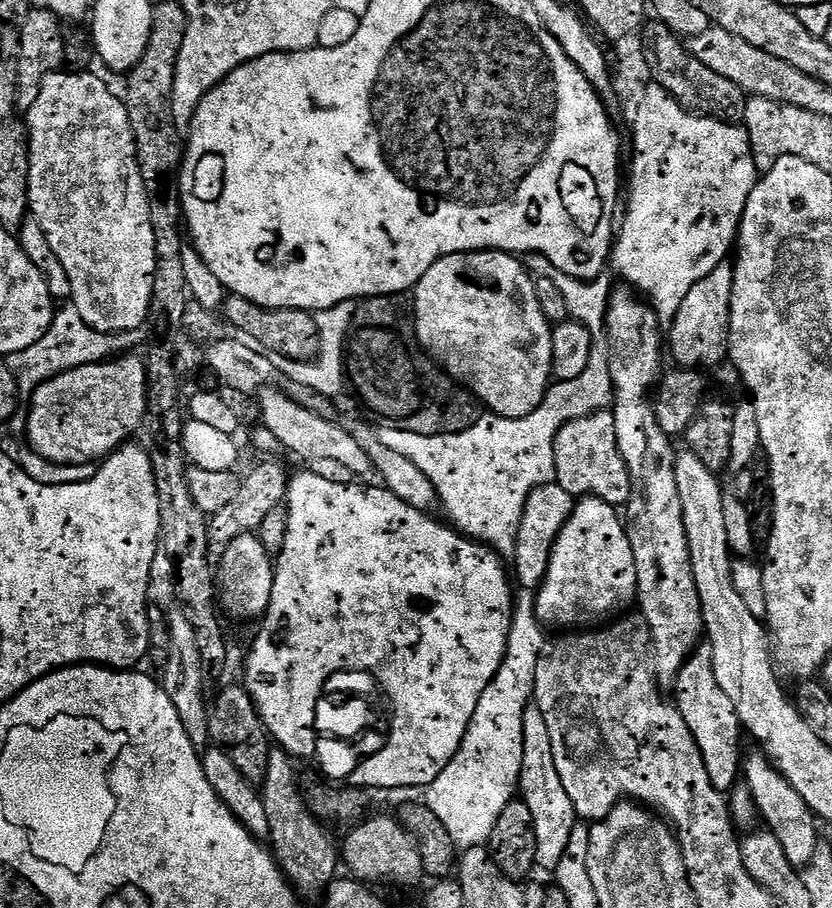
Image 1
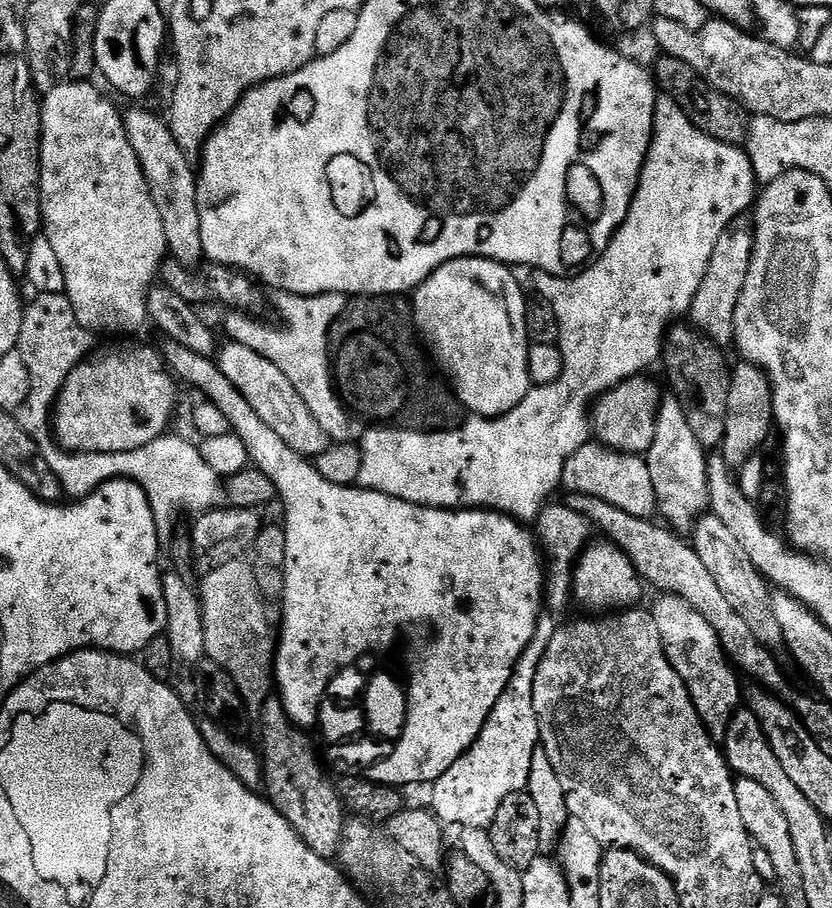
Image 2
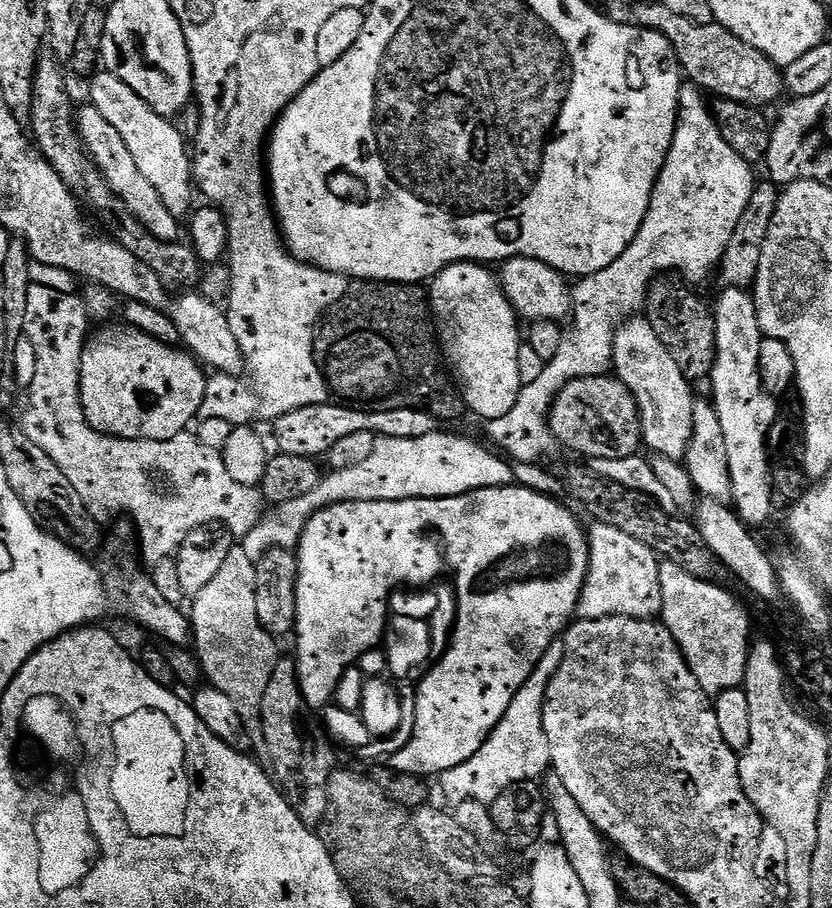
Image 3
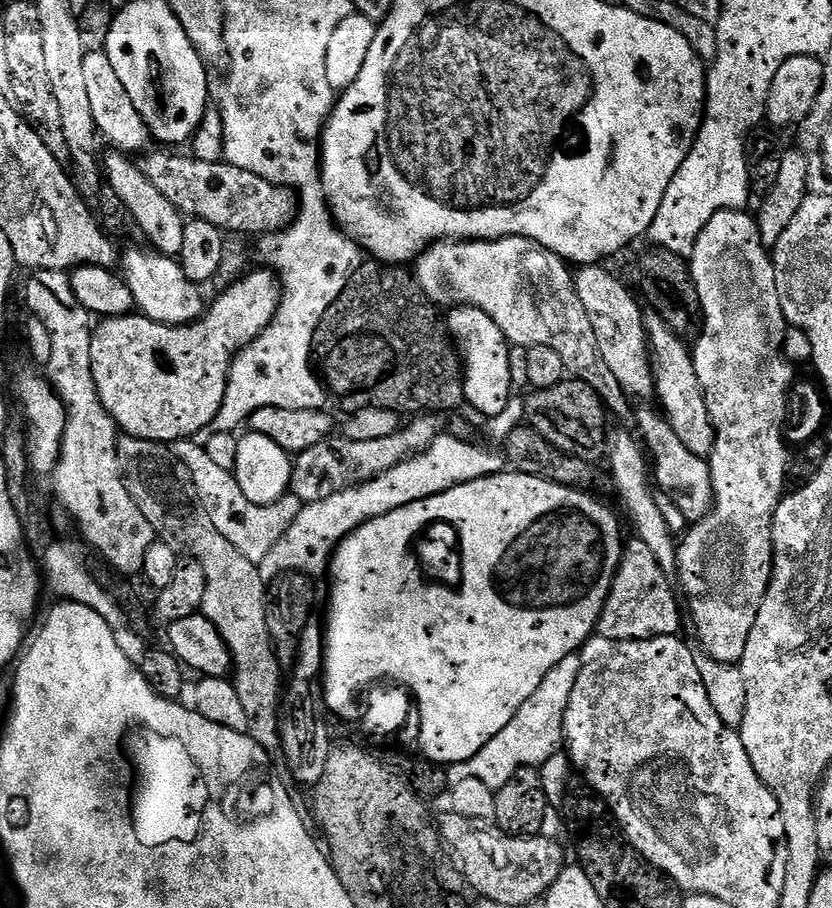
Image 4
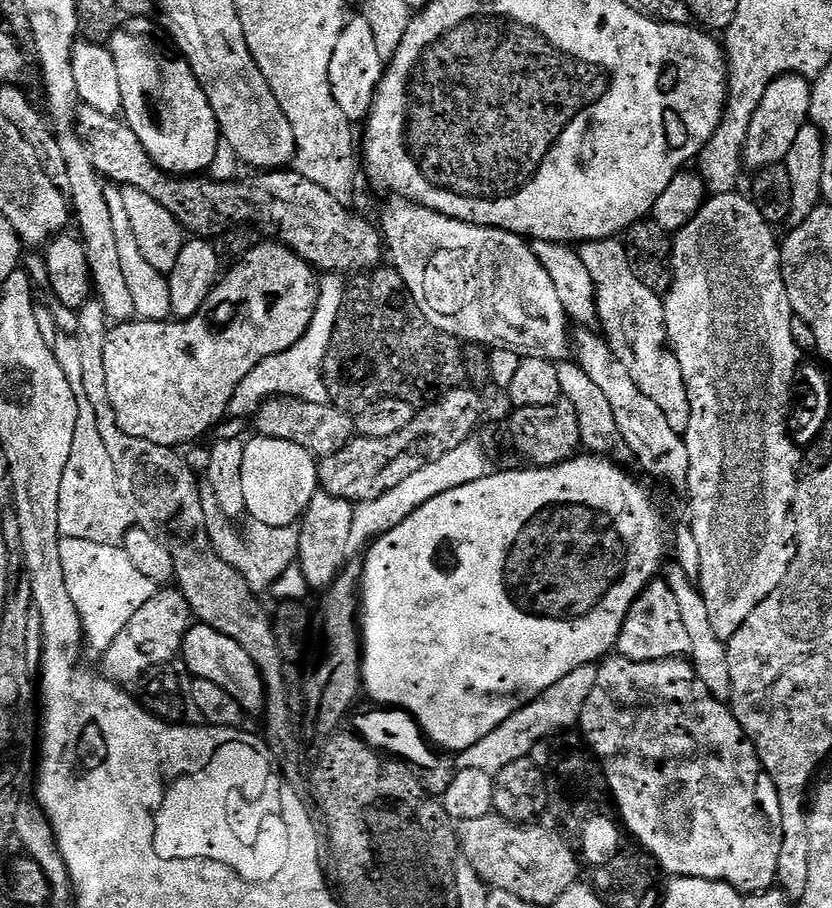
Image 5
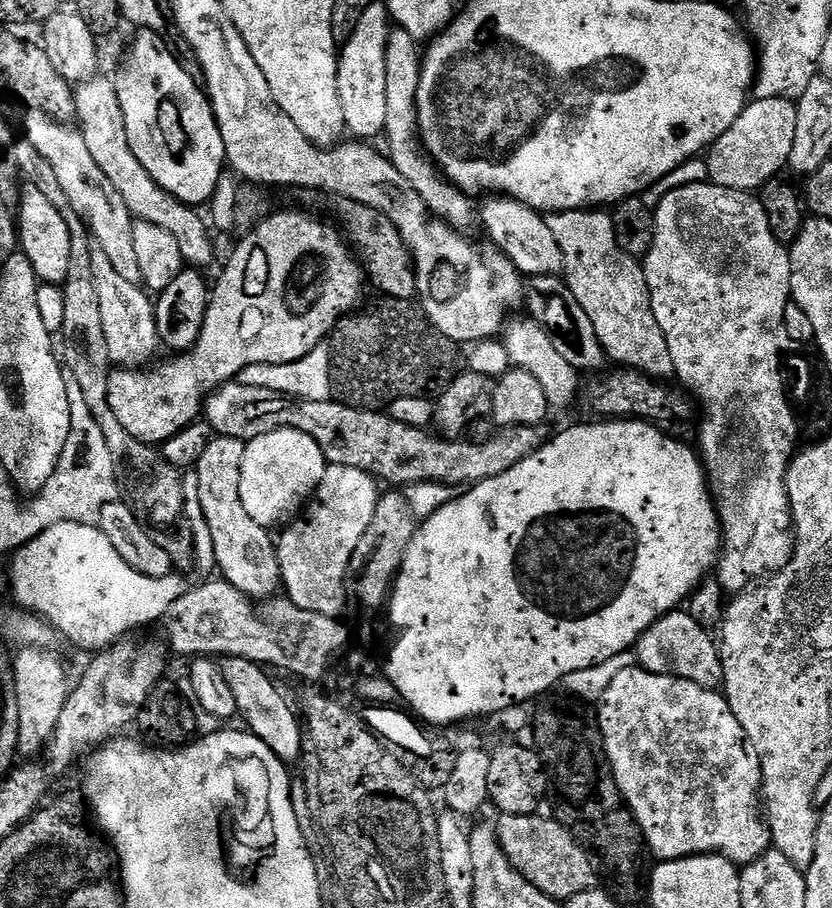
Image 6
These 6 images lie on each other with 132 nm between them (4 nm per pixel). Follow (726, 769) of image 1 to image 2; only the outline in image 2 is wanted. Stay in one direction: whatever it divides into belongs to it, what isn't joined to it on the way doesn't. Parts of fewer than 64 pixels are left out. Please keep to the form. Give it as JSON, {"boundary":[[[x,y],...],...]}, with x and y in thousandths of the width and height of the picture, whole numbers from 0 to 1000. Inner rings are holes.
{"boundary":[[[793,654],[788,657],[788,666],[782,666],[781,673],[791,685],[791,694],[796,698],[798,715],[805,729],[822,749],[846,798],[857,807],[869,807],[881,783],[888,781],[892,775],[886,737],[870,717],[858,689],[834,667],[815,656]]]}

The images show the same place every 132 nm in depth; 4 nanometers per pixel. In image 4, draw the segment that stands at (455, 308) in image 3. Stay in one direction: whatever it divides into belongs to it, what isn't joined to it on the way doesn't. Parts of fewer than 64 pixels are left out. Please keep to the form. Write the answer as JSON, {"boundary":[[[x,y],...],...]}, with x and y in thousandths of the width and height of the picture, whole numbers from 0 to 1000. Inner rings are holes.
{"boundary":[[[571,339],[561,344],[548,344],[543,348],[543,373],[550,384],[558,411],[558,439],[561,448],[578,454],[582,460],[590,460],[603,454],[611,441],[618,436],[613,416],[612,378],[599,359],[579,341]]]}

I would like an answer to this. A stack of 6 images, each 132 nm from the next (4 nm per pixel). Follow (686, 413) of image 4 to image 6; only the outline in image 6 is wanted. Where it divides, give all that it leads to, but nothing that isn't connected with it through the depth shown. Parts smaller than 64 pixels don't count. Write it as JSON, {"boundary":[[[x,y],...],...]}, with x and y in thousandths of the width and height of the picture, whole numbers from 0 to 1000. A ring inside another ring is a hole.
{"boundary":[[[726,231],[671,233],[660,237],[656,246],[678,285],[675,307],[681,313],[685,324],[695,328],[695,337],[700,337],[709,355],[714,355],[714,368],[719,368],[719,377],[726,382],[727,393],[732,398],[742,396],[742,402],[757,405],[761,410],[772,410],[785,419],[806,420],[813,413],[810,394],[805,394],[805,381],[800,381],[800,372],[786,350],[770,287],[752,280],[748,271],[743,271],[740,250],[734,237]]]}

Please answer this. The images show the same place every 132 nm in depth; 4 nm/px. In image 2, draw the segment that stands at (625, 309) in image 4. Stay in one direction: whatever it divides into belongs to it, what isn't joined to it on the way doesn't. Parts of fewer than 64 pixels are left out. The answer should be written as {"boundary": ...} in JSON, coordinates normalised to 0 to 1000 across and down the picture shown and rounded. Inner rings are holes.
{"boundary":[[[799,439],[794,444],[786,487],[776,499],[776,508],[786,531],[792,567],[798,567],[804,574],[798,573],[814,587],[827,588],[837,580],[837,574],[841,572],[853,555],[851,546],[852,503],[849,501],[849,494],[839,487],[823,446],[816,439],[813,441]]]}

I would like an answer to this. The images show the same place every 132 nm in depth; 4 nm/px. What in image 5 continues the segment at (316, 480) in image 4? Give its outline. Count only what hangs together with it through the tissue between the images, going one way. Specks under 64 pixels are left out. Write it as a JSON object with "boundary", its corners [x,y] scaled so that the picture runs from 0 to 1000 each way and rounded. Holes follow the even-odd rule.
{"boundary":[[[563,426],[543,427],[528,441],[511,444],[501,453],[498,465],[478,474],[478,478],[469,478],[469,482],[425,482],[411,496],[388,503],[382,511],[383,536],[398,546],[424,553],[459,548],[464,540],[474,540],[498,518],[526,509],[526,504],[549,494],[555,487],[569,483],[579,467],[577,453],[582,445],[576,434]]]}

